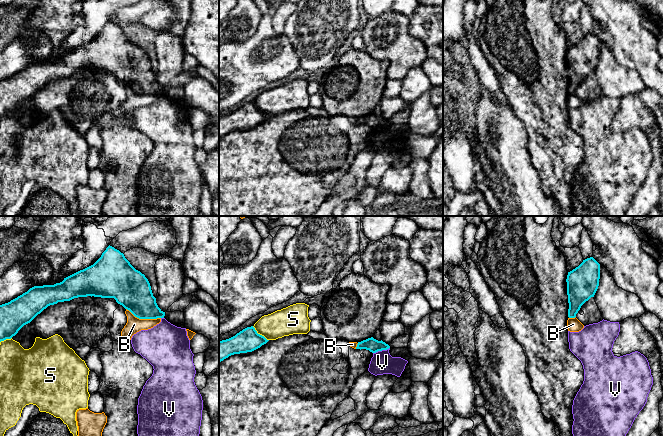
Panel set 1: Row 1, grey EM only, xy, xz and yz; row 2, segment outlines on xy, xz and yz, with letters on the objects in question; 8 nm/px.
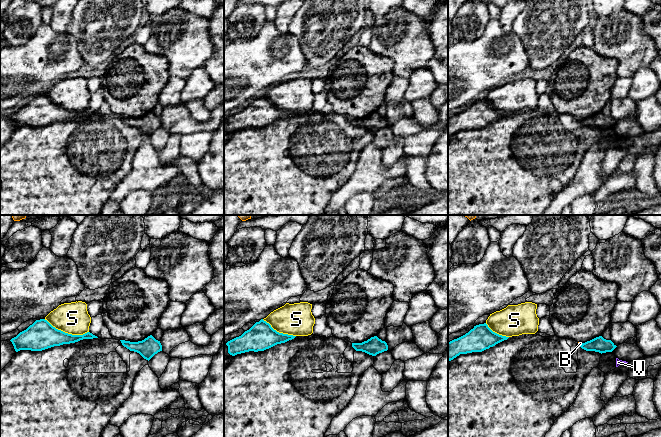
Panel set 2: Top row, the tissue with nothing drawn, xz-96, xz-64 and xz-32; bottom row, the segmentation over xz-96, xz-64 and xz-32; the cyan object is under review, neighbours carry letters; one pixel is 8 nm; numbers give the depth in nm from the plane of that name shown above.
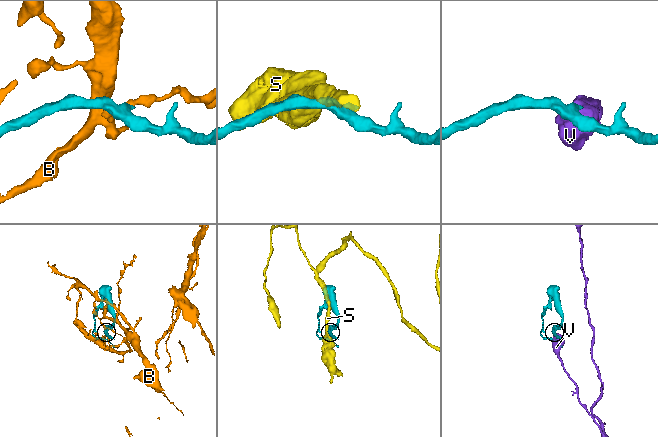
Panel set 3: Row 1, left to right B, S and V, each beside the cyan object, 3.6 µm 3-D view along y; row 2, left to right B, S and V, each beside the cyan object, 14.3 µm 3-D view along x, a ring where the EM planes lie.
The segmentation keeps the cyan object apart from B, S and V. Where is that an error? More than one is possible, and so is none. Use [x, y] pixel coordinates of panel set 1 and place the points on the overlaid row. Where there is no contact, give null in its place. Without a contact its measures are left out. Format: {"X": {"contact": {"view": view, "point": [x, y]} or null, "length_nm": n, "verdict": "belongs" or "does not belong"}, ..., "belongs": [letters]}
{"B": {"contact": {"view": "xy", "point": [143, 318]}, "length_nm": 300, "verdict": "does not belong"}, "S": {"contact": {"view": "xz", "point": [259, 334]}, "length_nm": 180, "verdict": "does not belong"}, "V": {"contact": {"view": "xz", "point": [381, 350]}, "length_nm": 140, "verdict": "does not belong"}, "belongs": []}

